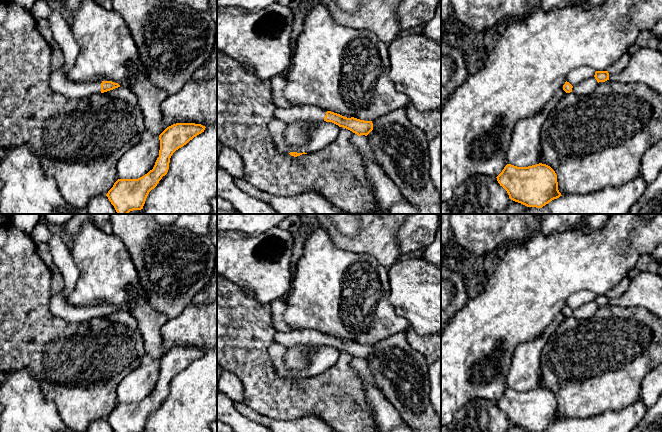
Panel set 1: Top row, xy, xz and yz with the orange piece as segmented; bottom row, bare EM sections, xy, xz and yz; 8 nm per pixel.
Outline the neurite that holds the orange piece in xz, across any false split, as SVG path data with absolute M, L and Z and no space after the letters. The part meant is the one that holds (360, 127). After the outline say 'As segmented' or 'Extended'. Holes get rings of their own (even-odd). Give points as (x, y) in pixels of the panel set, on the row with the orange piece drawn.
M309 105L290 108L278 107L275 111L275 118L285 123L297 121L332 122L339 127L352 131L358 136L367 136L373 130L372 121L364 121L354 117L347 118L340 114Z. Extended

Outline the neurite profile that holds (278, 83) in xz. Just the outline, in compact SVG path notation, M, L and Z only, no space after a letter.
M282 75L275 76L270 79L270 90L274 104L279 108L295 107L283 95L283 90L287 84L286 77Z

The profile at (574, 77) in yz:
M581 66L570 71L567 75L566 81L572 86L579 84L580 82L594 77L595 70L589 66Z

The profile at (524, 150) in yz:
M563 88L558 89L539 112L525 119L517 121L512 133L509 148L506 153L507 164L511 164L517 167L528 167L541 163L541 129L549 113L553 110L557 103L565 96L565 94L566 92L563 90Z

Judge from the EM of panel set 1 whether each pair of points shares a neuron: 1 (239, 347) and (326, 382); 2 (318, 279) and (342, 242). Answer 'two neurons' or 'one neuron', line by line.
1: one neuron
2: two neurons

